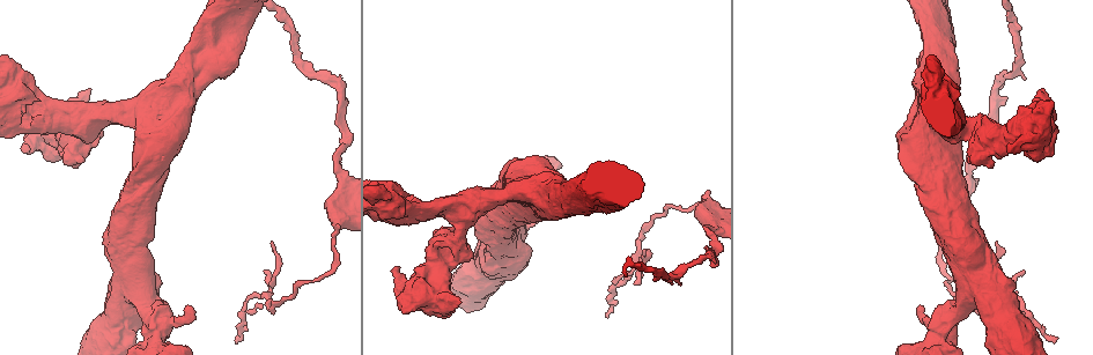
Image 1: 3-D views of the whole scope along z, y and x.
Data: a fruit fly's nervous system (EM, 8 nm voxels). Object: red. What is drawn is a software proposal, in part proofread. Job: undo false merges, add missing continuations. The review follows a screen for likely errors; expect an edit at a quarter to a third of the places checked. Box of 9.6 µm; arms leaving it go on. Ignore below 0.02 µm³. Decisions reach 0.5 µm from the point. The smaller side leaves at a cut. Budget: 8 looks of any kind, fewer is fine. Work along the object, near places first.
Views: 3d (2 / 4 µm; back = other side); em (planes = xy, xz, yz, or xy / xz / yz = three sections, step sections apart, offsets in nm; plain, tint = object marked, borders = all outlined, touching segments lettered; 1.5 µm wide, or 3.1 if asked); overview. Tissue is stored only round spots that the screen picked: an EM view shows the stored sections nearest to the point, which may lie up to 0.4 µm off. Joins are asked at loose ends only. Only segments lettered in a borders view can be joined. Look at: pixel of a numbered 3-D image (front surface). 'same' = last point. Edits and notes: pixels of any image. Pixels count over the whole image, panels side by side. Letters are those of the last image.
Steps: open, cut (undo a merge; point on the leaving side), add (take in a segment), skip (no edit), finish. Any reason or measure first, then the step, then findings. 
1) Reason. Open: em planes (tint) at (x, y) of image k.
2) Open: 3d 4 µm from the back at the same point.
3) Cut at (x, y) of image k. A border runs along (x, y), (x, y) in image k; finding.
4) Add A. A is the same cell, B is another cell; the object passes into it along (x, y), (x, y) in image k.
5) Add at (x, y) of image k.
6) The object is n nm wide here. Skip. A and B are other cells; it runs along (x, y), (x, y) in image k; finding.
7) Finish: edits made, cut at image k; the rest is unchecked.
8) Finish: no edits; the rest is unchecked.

Thin end. Open: 3d 4 µm at (1022, 269) of image 1.

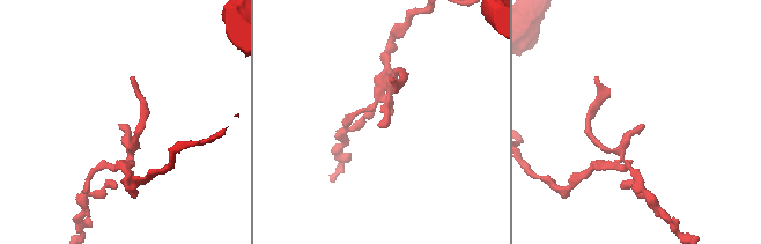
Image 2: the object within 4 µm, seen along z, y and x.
Shape alone is not enough. Open: em planes (borders) at (119, 126) of image 2.

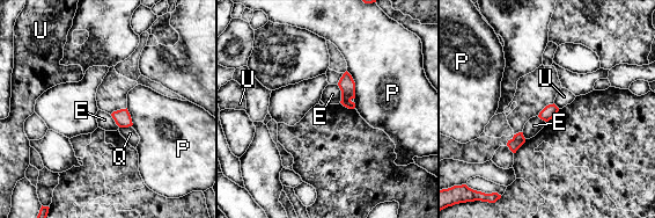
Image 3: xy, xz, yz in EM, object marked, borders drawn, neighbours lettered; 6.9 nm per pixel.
Skip. E, P, Q and U are other cells; a border runs along (337, 85), (340, 91), (340, 102) in image 3; none of them fits.

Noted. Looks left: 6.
Abrupt turn. Open: 3d 2 µm at (939, 263) of image 1.

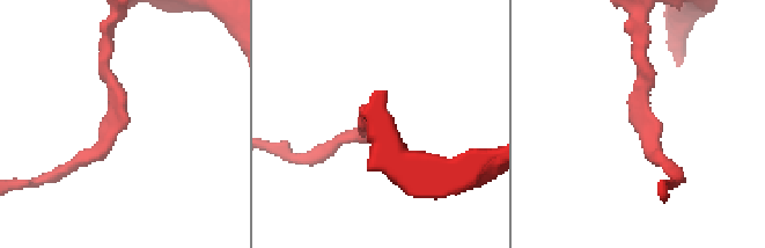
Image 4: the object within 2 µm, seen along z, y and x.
Now the EM. Open: em xz step 4 (borders) at (642, 127) of image 4.

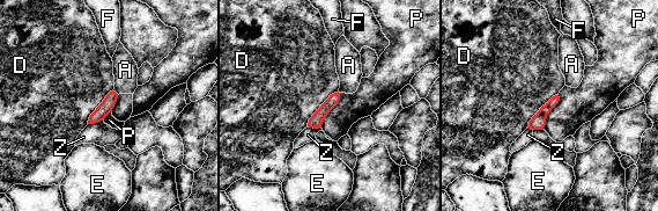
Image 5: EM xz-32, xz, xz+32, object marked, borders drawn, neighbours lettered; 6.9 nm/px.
Skip. A, D, E, F, P and Z are other cells; continuous, no second neuron.

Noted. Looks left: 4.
Finish: no edits; the rest is unchecked.

